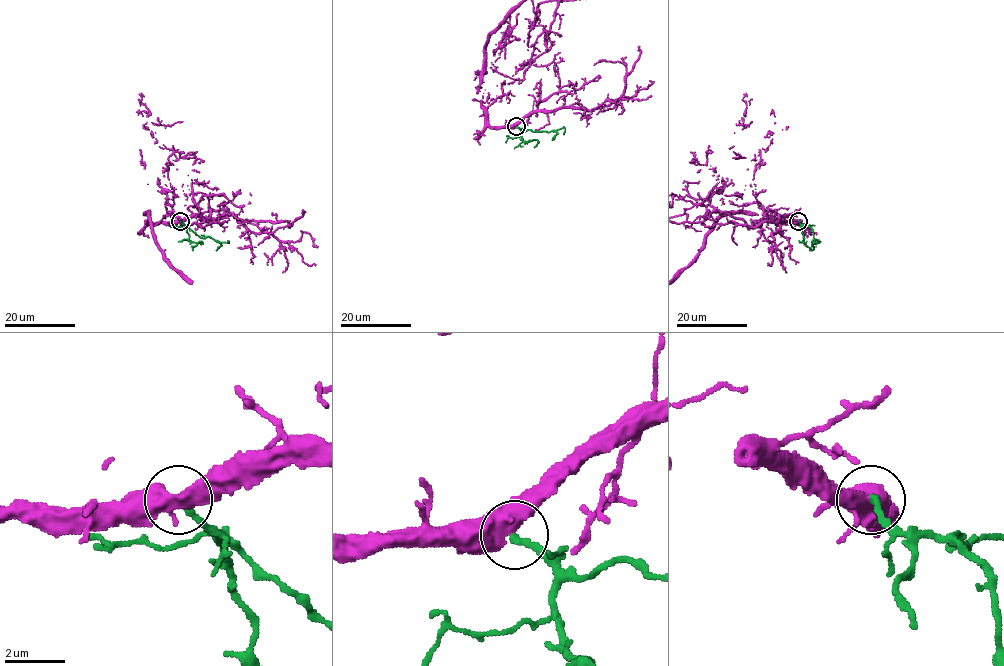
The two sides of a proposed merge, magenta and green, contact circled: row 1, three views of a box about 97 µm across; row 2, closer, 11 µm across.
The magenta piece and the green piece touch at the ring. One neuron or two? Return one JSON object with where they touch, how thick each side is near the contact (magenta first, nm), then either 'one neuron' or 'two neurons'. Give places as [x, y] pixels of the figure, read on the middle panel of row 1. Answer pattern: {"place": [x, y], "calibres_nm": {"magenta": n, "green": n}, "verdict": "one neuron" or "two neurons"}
{"place": [516, 126], "calibres_nm": {"magenta": 600, "green": 240}, "verdict": "one neuron"}

